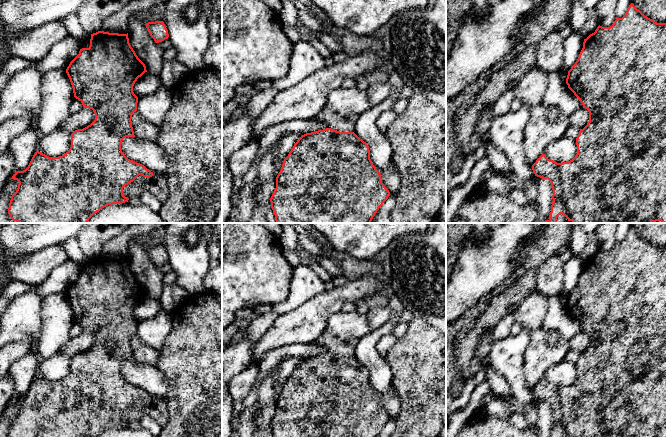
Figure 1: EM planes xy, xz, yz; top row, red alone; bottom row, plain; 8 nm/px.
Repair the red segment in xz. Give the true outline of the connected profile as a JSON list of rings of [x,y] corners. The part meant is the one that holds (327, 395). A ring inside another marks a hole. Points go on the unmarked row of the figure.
[[[326,352],[306,357],[297,364],[288,380],[284,383],[281,394],[276,401],[276,412],[270,422],[270,426],[274,437],[377,437],[389,420],[390,416],[382,407],[380,396],[370,383],[370,374],[367,367],[360,363],[354,356],[340,356]]]

